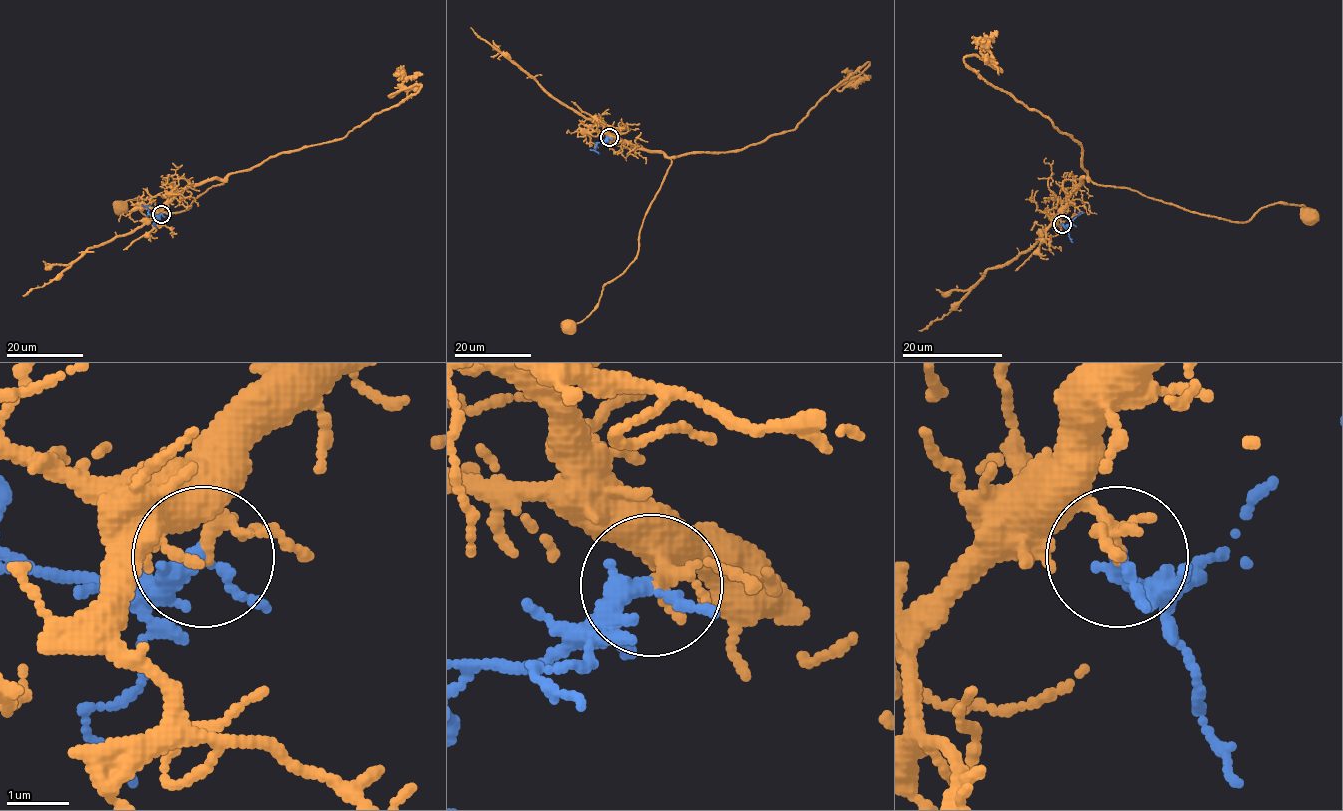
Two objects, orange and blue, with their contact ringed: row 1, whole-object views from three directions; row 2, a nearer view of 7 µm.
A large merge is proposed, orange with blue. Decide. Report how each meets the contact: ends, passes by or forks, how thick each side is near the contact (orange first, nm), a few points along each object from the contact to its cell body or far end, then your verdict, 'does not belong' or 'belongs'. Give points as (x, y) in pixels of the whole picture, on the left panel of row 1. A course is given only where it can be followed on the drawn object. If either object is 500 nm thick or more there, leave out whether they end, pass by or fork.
orange forks; blue passes by; calibres 150 and 260 nm; course orange (160, 214), (186, 189), (223, 182), (188, 209), (160, 210), (150, 197), (120, 208); course blue (160, 214), (151, 215), (147, 206), (151, 204); belongs

